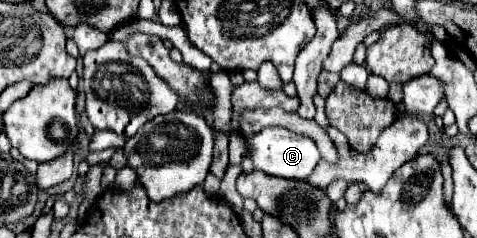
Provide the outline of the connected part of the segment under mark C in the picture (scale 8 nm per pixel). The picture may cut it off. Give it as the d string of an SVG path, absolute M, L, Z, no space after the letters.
M264 128L260 134L246 138L246 142L250 148L250 156L254 160L254 168L268 176L304 180L314 172L316 164L320 162L320 152L318 152L316 144L310 138L306 138L302 134L294 134L286 128Z

